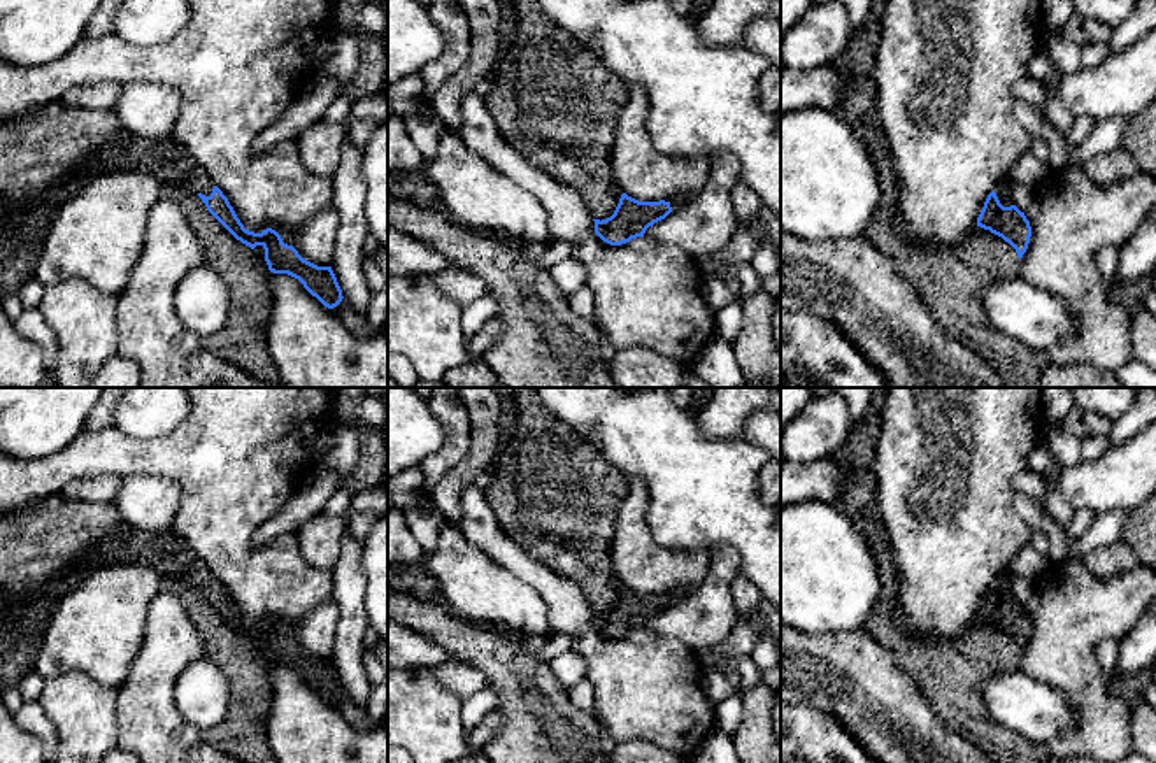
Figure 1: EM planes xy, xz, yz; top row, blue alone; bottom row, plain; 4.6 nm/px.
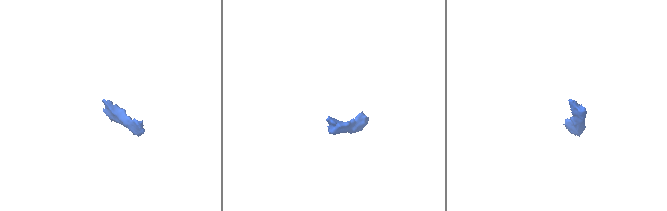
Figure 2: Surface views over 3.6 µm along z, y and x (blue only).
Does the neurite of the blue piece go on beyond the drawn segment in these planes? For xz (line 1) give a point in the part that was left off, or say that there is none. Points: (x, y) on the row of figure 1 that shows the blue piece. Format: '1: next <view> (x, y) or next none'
1: next none

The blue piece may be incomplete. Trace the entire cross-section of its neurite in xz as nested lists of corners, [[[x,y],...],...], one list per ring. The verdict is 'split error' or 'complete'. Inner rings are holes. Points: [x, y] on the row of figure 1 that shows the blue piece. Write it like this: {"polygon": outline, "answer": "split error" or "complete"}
{"polygon": [[[623,193],[610,217],[593,219],[595,233],[610,246],[621,246],[644,237],[649,226],[665,219],[670,212],[670,202],[639,202]]], "answer": "complete"}

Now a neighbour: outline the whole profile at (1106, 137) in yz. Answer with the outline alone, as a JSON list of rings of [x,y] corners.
[[[1130,118],[1098,123],[1081,146],[1072,147],[1072,165],[1082,165],[1095,156],[1109,154],[1117,149],[1128,123]]]

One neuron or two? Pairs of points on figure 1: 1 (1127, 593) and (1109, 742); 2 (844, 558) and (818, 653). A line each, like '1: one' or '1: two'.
1: one
2: two

